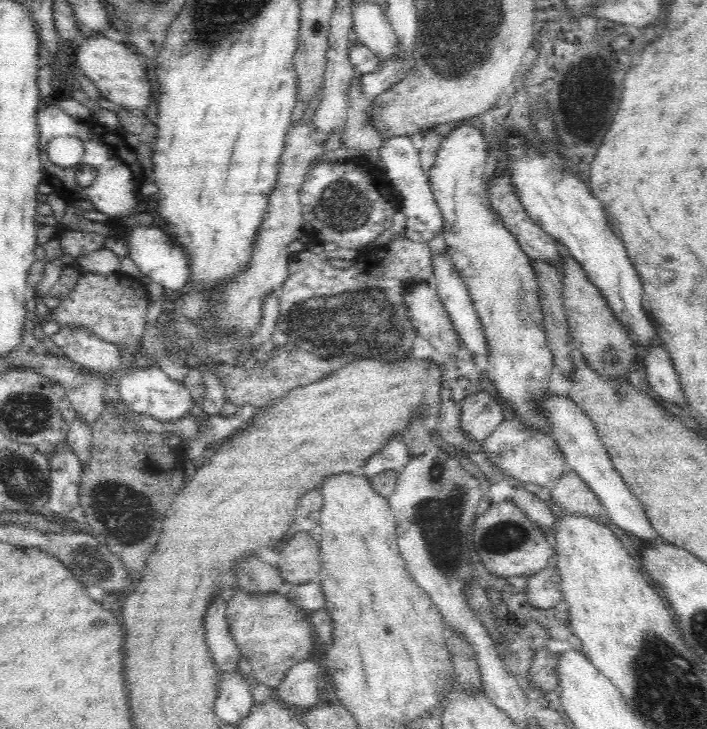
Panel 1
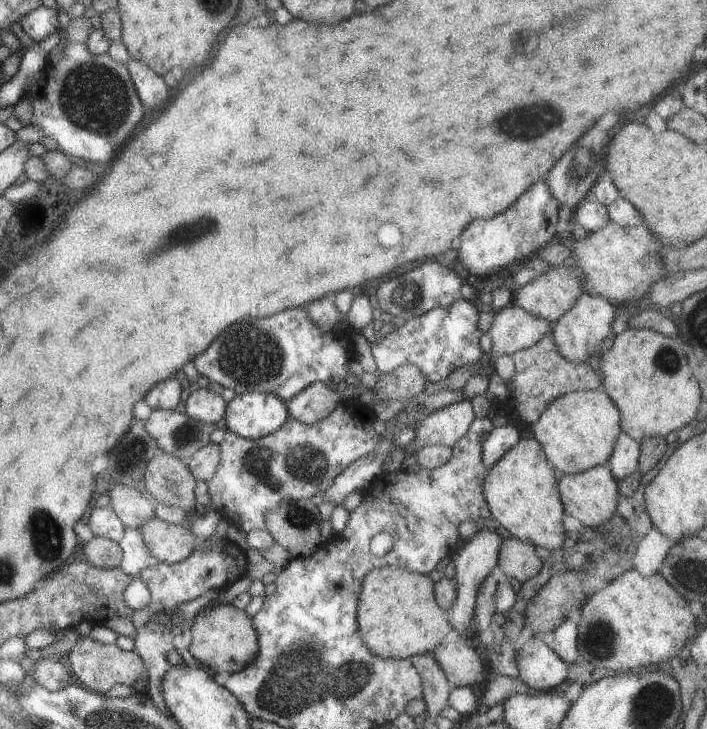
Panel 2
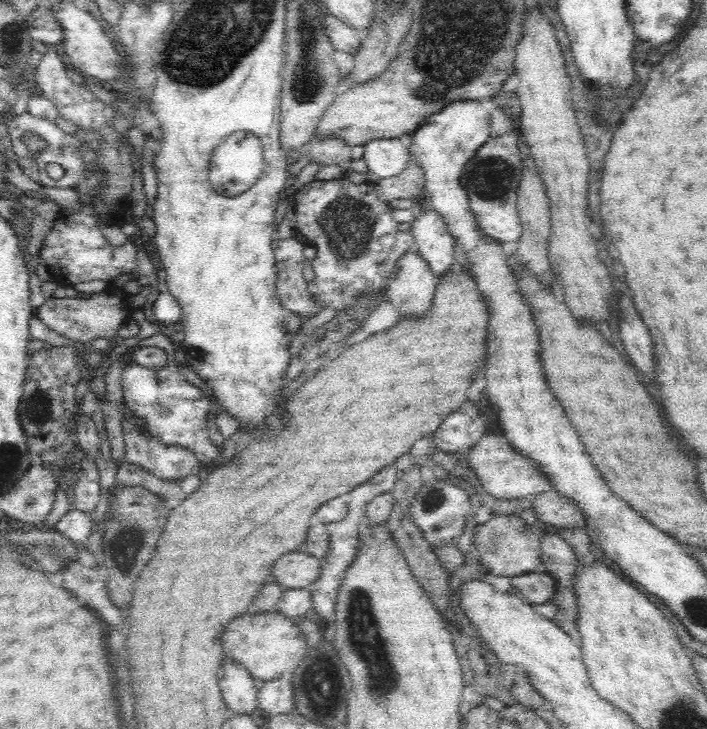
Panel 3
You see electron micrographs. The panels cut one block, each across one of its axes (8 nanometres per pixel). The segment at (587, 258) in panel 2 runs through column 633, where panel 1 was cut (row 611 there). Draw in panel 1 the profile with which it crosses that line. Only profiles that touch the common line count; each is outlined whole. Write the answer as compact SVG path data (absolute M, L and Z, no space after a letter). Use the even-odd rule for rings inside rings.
M239 589L227 600L228 626L241 658L252 667L259 684L274 689L296 664L312 658L316 634L308 614L294 606L285 595L247 594Z

